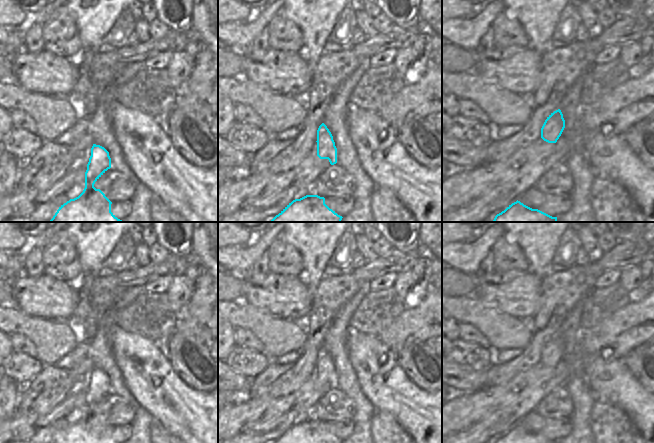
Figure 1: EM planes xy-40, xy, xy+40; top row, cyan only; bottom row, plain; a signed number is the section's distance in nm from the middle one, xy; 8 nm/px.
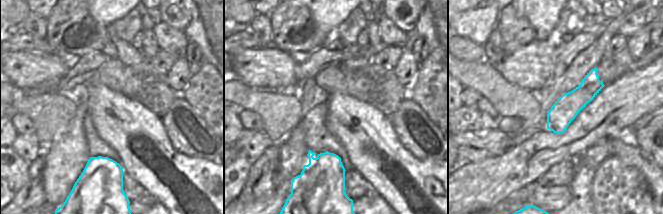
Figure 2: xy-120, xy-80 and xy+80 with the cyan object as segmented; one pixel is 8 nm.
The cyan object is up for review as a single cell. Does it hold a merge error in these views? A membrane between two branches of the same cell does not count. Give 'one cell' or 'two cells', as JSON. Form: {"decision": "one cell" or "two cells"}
{"decision": "one cell"}

